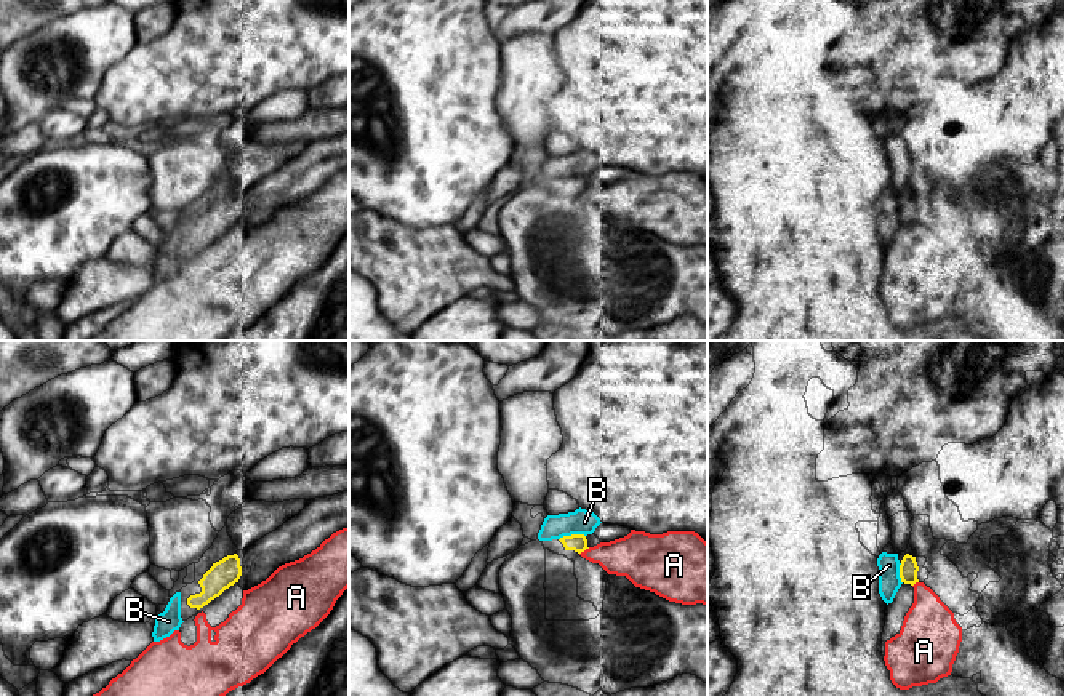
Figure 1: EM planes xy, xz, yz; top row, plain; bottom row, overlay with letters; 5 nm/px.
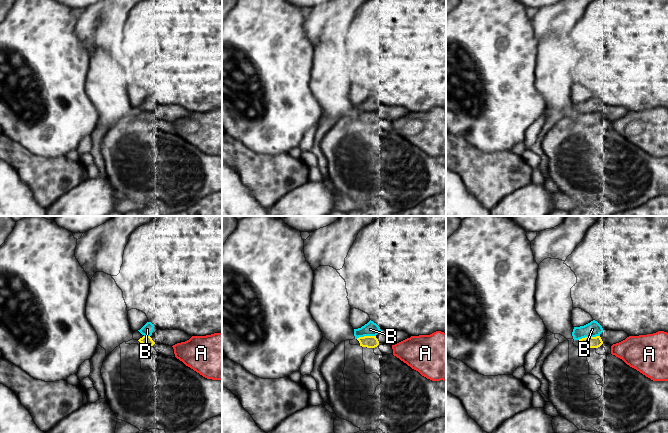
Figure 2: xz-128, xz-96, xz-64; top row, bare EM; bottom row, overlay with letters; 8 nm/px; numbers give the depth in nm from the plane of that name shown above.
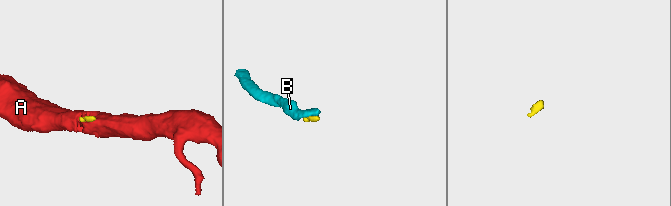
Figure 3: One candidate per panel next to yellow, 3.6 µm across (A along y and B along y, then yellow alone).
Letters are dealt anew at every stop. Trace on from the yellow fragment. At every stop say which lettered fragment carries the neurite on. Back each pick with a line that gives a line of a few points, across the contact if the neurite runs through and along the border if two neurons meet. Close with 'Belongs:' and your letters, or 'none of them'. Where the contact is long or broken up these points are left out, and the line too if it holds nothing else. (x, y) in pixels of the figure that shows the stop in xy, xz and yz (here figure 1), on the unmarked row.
Belongs: none of them

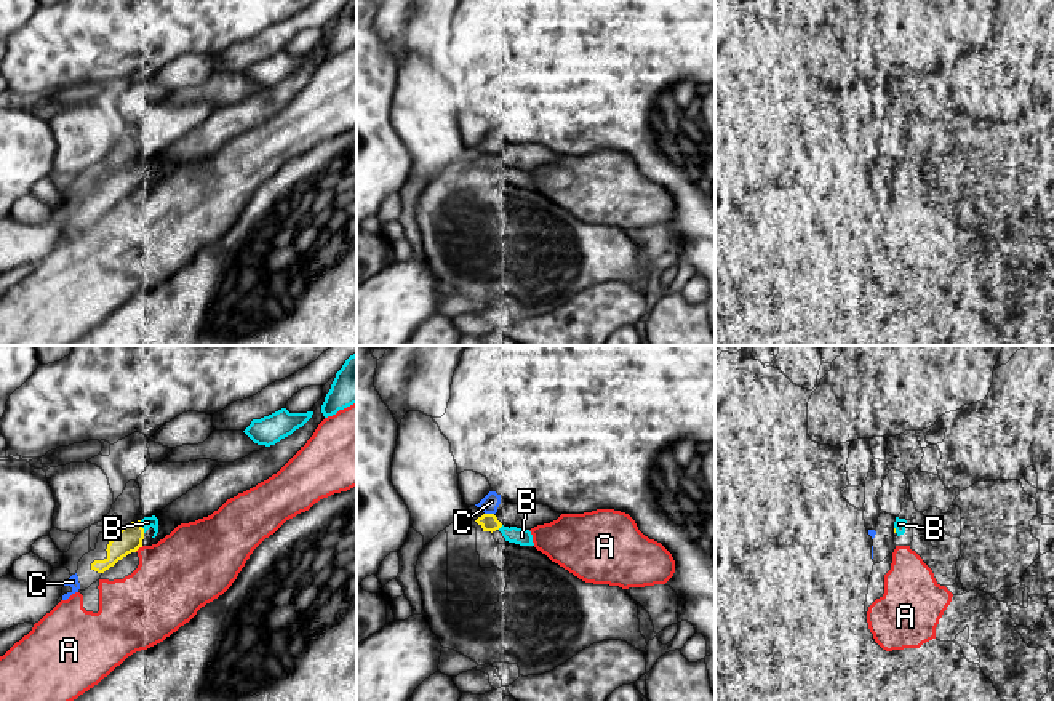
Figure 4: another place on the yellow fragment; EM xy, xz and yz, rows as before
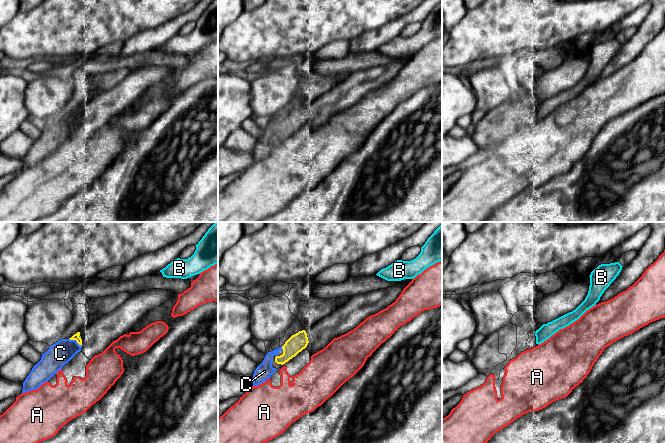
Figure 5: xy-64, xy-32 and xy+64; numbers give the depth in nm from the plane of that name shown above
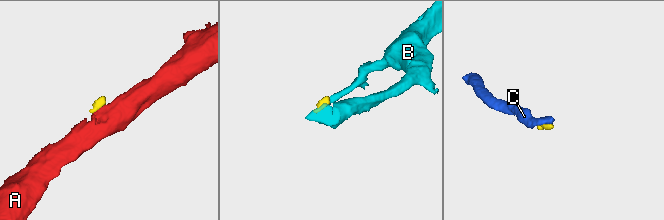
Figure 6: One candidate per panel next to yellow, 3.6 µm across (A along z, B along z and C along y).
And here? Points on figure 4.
Belongs: B

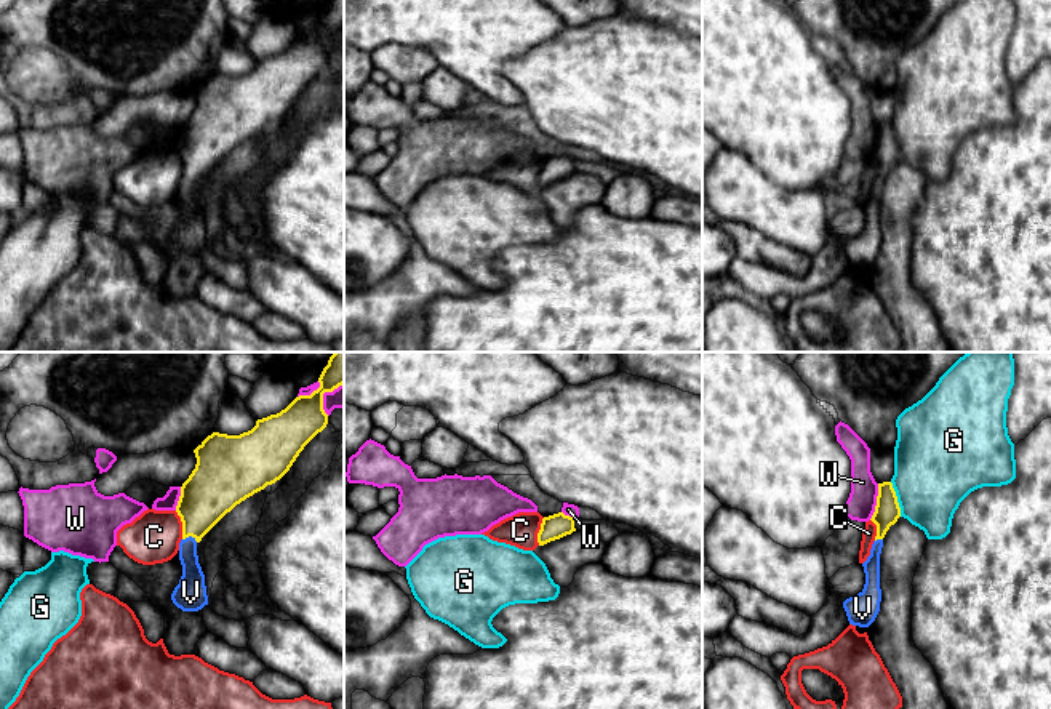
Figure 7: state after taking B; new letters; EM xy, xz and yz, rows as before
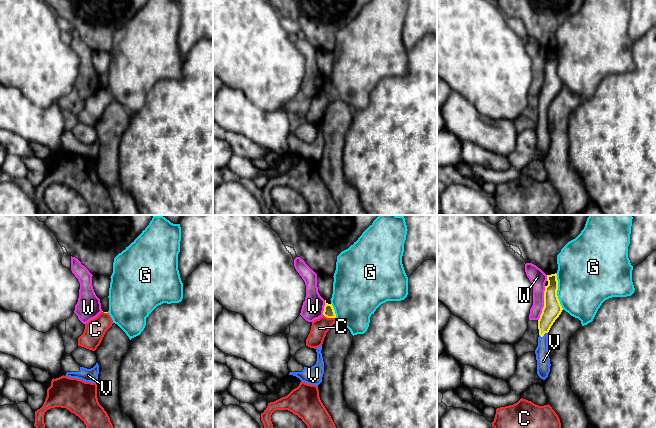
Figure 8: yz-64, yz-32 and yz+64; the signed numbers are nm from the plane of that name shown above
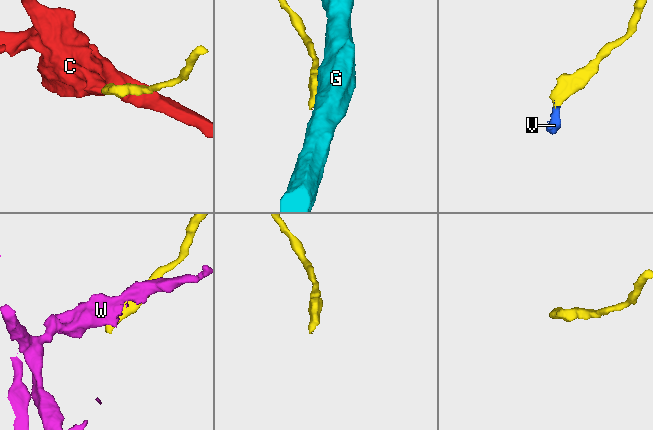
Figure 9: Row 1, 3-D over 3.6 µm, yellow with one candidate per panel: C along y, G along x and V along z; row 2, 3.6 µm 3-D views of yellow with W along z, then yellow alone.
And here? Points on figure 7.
V: line xy (211, 132), (200, 148), (191, 176), (191, 226)
Belongs: V

